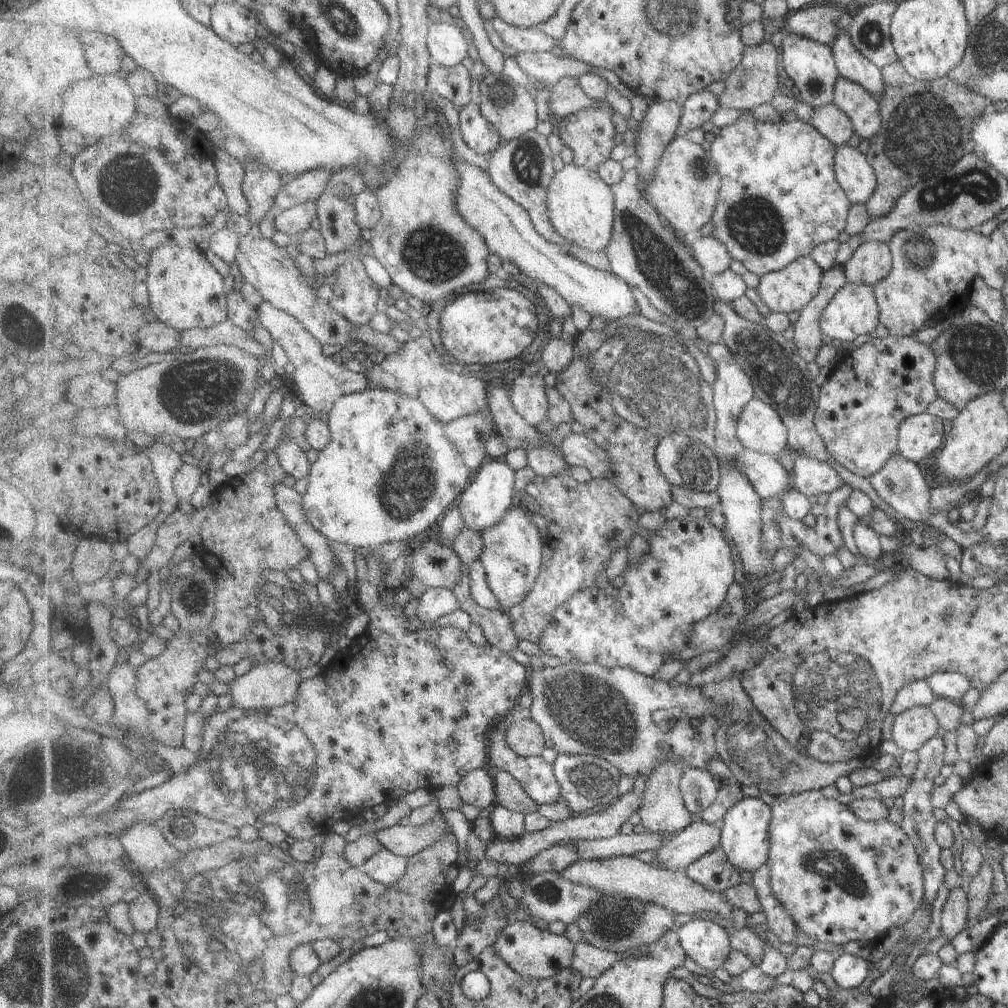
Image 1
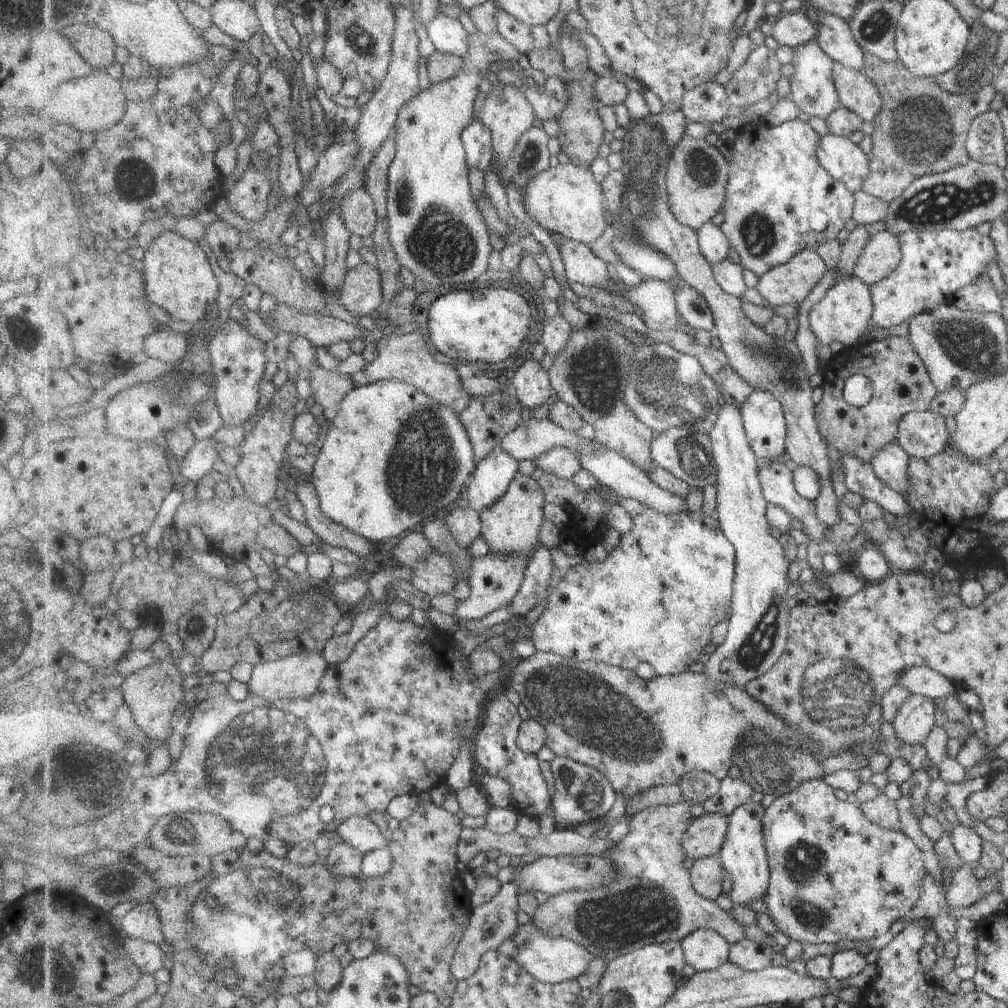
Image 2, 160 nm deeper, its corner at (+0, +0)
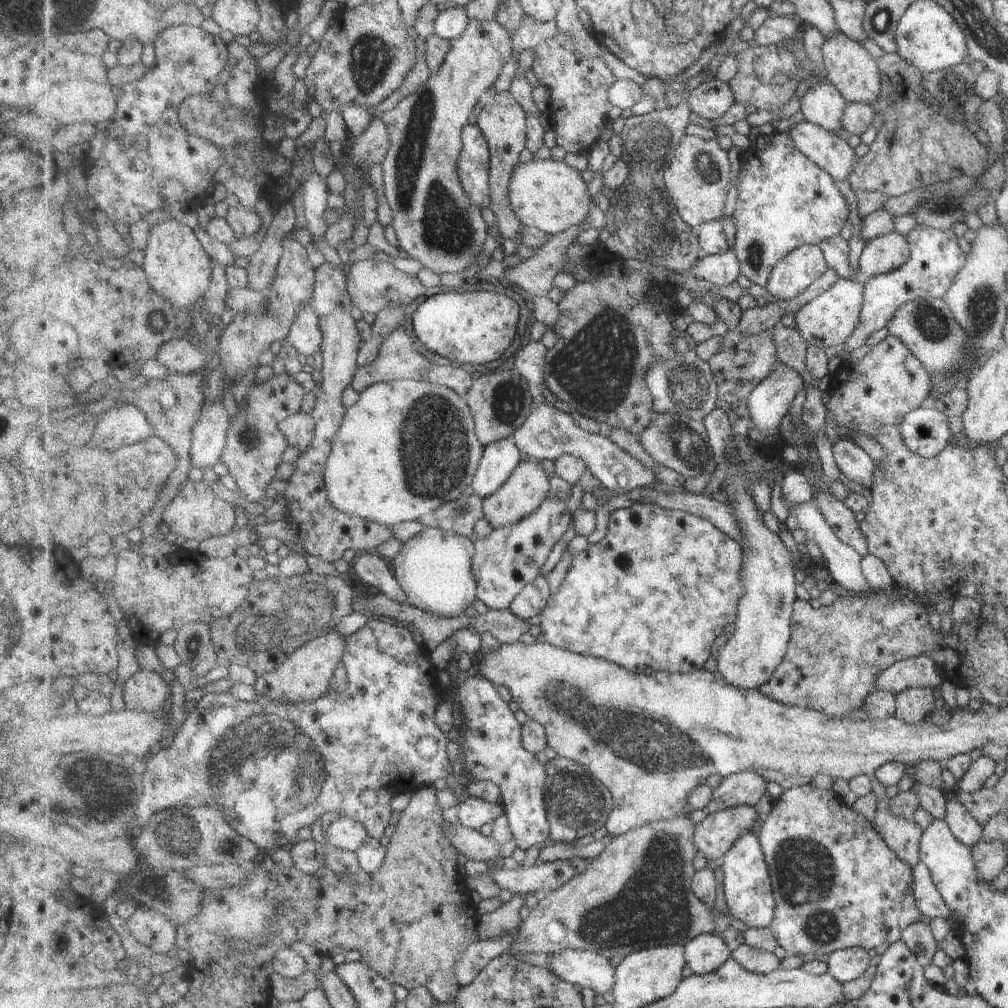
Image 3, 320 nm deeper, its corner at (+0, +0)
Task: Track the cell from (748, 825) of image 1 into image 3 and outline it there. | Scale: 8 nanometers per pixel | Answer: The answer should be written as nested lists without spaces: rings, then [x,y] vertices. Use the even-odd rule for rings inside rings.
[[[751,832],[744,834],[726,852],[720,863],[723,870],[723,886],[729,914],[751,929],[767,929],[776,916],[776,898],[772,878],[760,837]]]

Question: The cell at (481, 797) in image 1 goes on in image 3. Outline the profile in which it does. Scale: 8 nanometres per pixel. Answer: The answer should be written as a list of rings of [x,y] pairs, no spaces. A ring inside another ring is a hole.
[[[465,795],[459,804],[458,820],[464,827],[479,830],[501,817],[503,805],[489,804],[484,800]]]

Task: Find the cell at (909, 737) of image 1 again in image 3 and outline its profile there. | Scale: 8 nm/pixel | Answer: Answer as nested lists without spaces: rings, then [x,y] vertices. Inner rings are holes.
[[[911,687],[898,692],[895,697],[895,714],[906,723],[926,720],[935,710],[932,690],[927,687]]]

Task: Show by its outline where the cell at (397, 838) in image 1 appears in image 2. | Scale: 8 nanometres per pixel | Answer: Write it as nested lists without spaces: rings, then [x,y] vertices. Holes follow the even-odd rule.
[[[368,817],[348,818],[338,826],[337,834],[343,842],[364,853],[390,847],[389,834],[380,832]]]

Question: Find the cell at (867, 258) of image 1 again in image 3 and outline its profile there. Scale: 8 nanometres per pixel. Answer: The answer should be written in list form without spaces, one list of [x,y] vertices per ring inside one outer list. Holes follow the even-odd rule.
[[[895,230],[873,237],[859,255],[857,275],[863,279],[891,272],[908,259],[909,253],[908,242]]]

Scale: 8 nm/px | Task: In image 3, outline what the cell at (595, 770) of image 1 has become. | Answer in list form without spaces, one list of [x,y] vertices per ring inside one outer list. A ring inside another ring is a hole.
[[[557,755],[546,765],[548,784],[546,800],[550,822],[550,843],[572,845],[583,836],[593,836],[597,830],[608,824],[614,807],[614,796],[605,783],[591,778],[583,766]]]

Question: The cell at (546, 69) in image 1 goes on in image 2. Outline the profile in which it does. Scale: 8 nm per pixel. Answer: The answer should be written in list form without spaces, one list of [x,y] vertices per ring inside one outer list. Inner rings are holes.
[[[477,30],[471,33],[469,48],[463,59],[463,66],[456,77],[443,82],[432,83],[430,87],[405,103],[391,136],[396,140],[396,155],[389,167],[388,221],[390,241],[399,264],[420,279],[427,289],[439,288],[443,284],[454,287],[485,277],[490,268],[490,256],[494,251],[489,244],[489,230],[478,202],[471,196],[469,184],[468,152],[462,132],[473,122],[473,102],[477,100],[477,89],[485,88],[485,73],[493,70],[498,58],[519,59],[525,63],[525,56],[498,30],[485,34]]]

